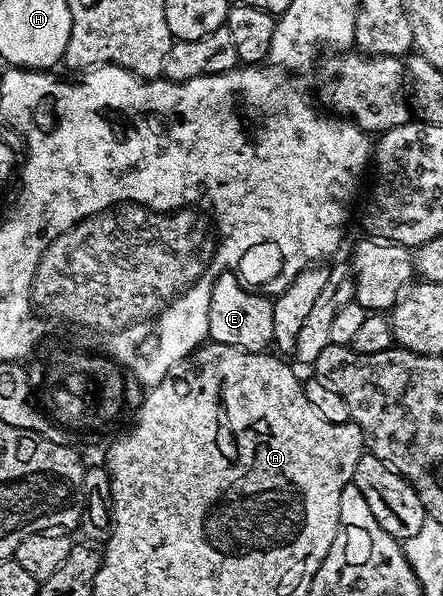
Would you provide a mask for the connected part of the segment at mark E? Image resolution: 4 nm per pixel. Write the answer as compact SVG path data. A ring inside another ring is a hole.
M235 272L222 274L214 283L214 291L210 291L208 337L223 345L245 349L248 353L263 353L272 345L273 331L272 301L245 285Z

